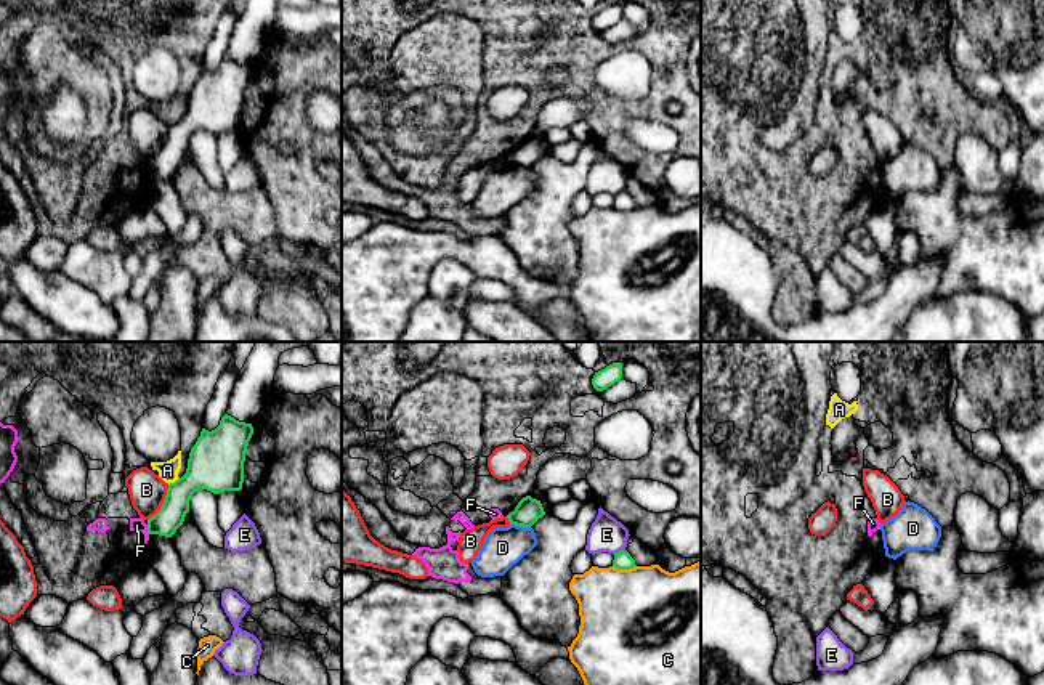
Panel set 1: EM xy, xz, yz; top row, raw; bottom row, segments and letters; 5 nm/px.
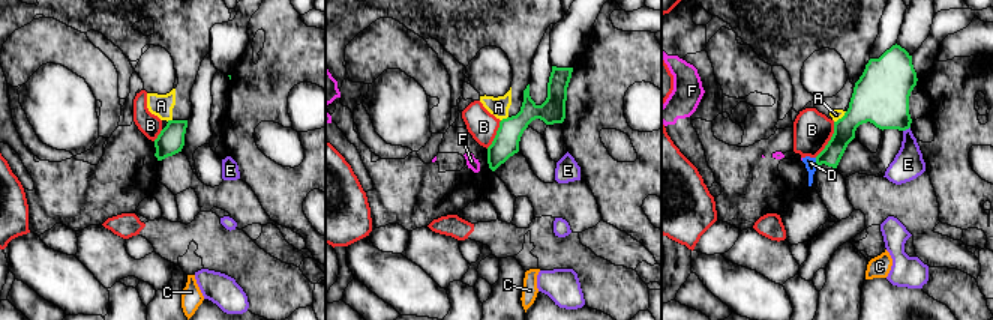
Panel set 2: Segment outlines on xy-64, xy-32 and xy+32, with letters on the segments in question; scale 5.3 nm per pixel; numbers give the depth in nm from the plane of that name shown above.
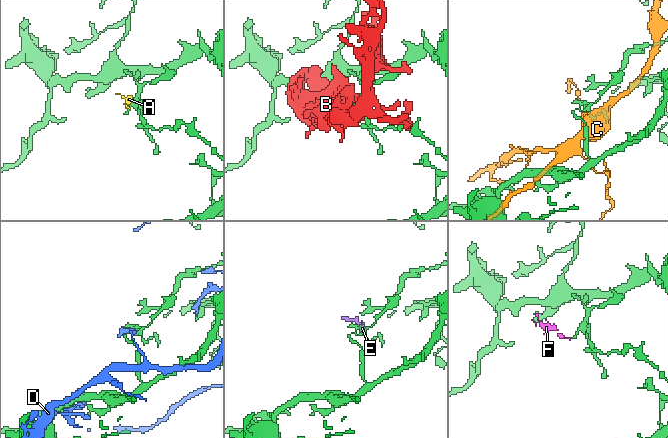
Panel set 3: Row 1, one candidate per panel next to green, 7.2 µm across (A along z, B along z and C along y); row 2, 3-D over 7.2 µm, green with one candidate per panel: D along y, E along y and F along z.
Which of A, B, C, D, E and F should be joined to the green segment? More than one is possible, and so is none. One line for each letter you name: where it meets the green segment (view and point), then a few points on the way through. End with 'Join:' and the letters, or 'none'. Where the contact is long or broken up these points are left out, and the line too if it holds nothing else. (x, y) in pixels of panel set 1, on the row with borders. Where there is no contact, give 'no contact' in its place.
Join: none

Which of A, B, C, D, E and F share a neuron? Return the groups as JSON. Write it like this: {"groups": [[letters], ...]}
{"groups": [["A", "F"], ["B"], ["C"], ["D"], ["E"]]}

